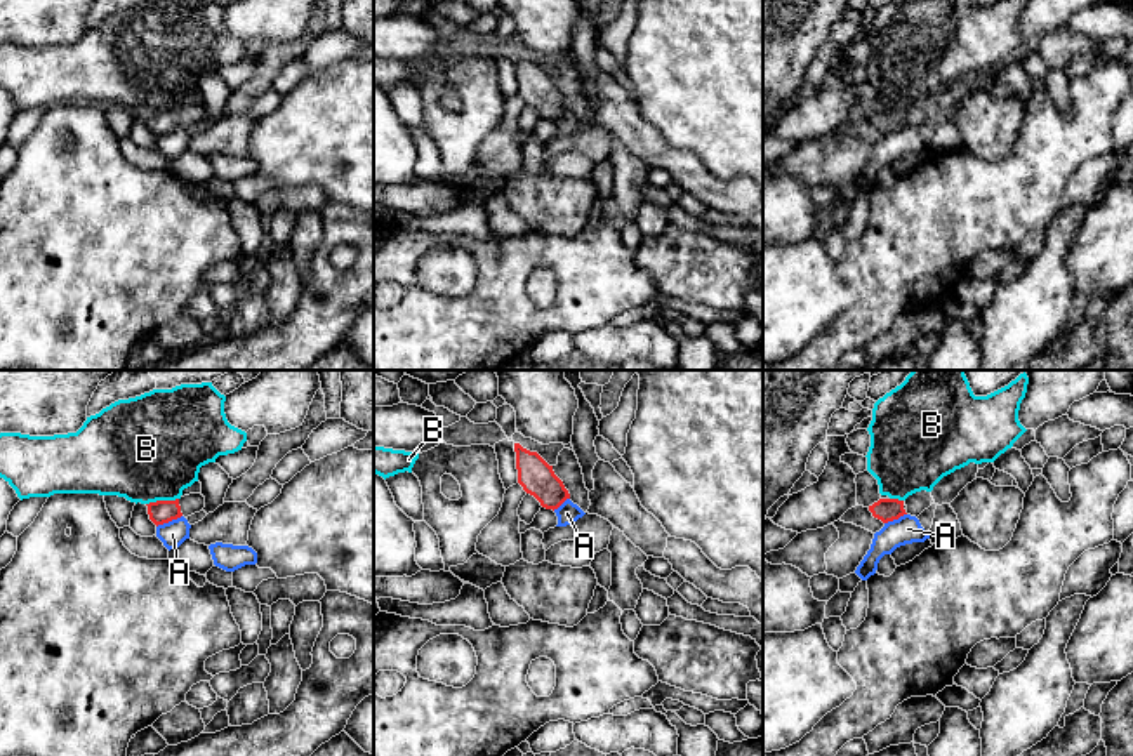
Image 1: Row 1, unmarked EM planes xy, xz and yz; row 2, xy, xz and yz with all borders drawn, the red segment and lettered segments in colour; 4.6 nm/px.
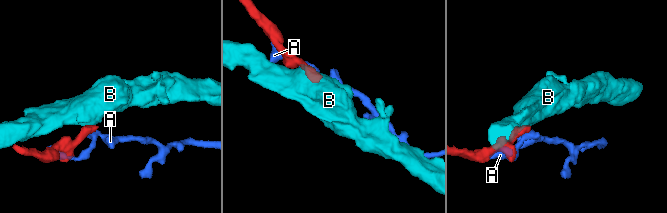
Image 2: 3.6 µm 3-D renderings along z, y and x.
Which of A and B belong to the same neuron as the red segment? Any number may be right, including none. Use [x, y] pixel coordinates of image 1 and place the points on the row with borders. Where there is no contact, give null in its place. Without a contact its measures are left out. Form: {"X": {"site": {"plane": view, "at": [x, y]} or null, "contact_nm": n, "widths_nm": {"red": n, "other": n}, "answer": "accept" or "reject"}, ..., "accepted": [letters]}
{"A": {"site": {"plane": "xy", "at": [169, 520]}, "contact_nm": 130, "widths_nm": {"red": 110, "other": 120}, "answer": "reject"}, "B": {"site": {"plane": "xy", "at": [162, 501]}, "contact_nm": 160, "widths_nm": {"red": 110, "other": 480}, "answer": "reject"}, "accepted": []}

